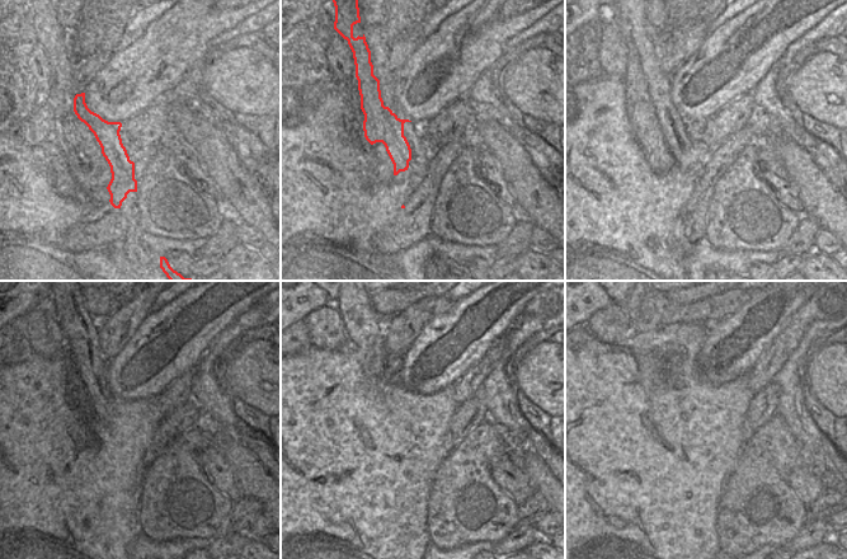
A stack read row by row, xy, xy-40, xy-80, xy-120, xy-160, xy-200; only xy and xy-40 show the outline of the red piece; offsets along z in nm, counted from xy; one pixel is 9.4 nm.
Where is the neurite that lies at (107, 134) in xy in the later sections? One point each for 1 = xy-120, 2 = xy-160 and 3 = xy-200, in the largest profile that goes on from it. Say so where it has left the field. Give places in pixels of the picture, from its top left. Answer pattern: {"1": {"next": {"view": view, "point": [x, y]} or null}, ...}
{"1": {"next": {"view": "xy-120", "point": [83, 339]}}, "2": {"next": {"view": "xy-160", "point": [367, 336]}}, "3": {"next": {"view": "xy-200", "point": [631, 306]}}}

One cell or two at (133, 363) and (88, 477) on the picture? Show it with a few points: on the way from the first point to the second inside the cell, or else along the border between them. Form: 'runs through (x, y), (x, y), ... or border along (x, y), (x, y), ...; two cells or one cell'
border along (114, 395), (122, 399), (149, 398); two cells

